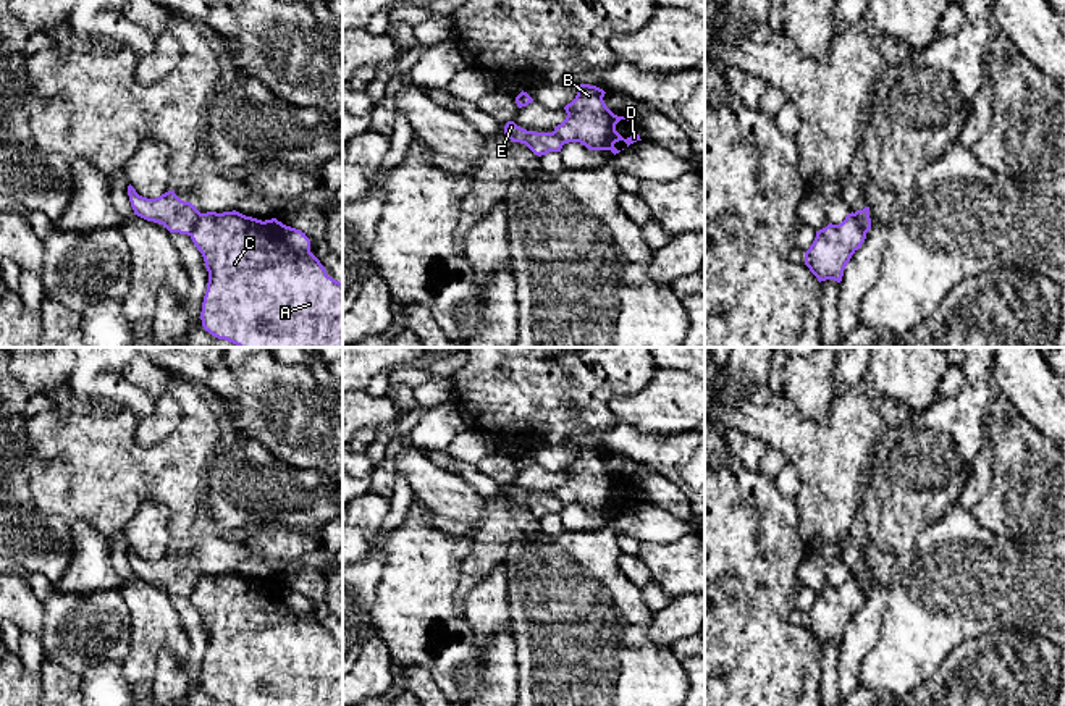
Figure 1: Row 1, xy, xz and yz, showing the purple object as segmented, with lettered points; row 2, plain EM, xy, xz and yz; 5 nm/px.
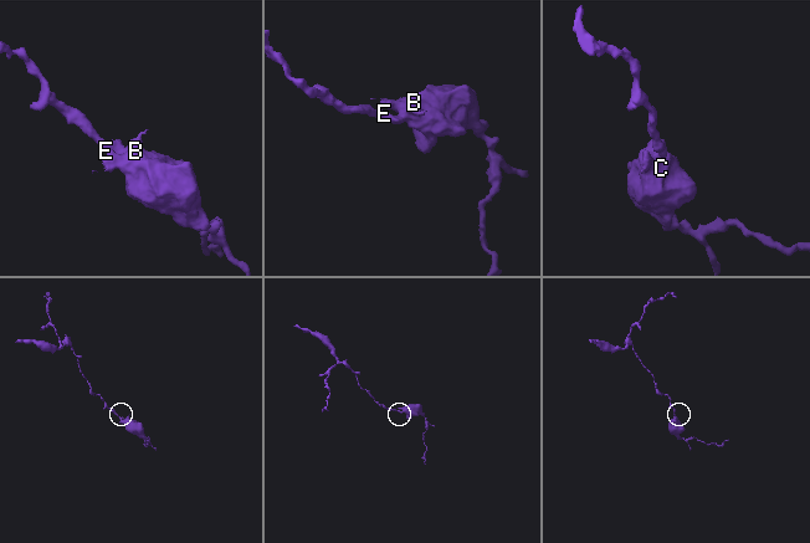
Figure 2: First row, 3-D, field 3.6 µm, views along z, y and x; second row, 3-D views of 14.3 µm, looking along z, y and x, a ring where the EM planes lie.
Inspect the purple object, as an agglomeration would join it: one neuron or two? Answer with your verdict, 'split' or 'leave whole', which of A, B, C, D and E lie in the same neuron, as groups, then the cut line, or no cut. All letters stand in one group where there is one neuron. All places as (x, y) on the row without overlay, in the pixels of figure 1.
split; groups A B C D / E; cut xy (201, 575), (189, 596)

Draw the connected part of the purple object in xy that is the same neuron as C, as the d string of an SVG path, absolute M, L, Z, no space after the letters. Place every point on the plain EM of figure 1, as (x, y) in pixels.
M233 572L223 575L200 575L191 595L191 601L197 612L202 616L205 630L208 633L208 645L202 664L200 682L204 691L212 698L229 703L233 706L343 706L343 645L326 637L325 628L310 614L310 601L305 598L305 595L286 588L276 580L262 583Z

